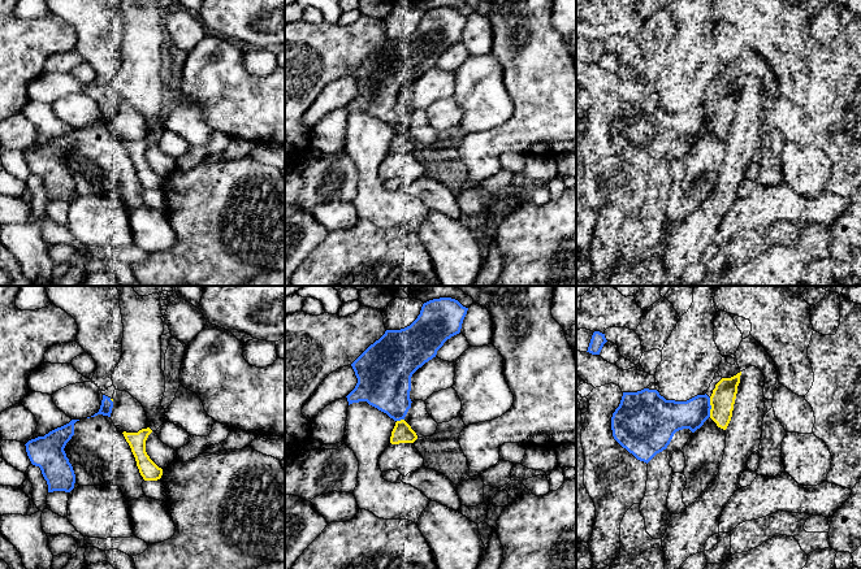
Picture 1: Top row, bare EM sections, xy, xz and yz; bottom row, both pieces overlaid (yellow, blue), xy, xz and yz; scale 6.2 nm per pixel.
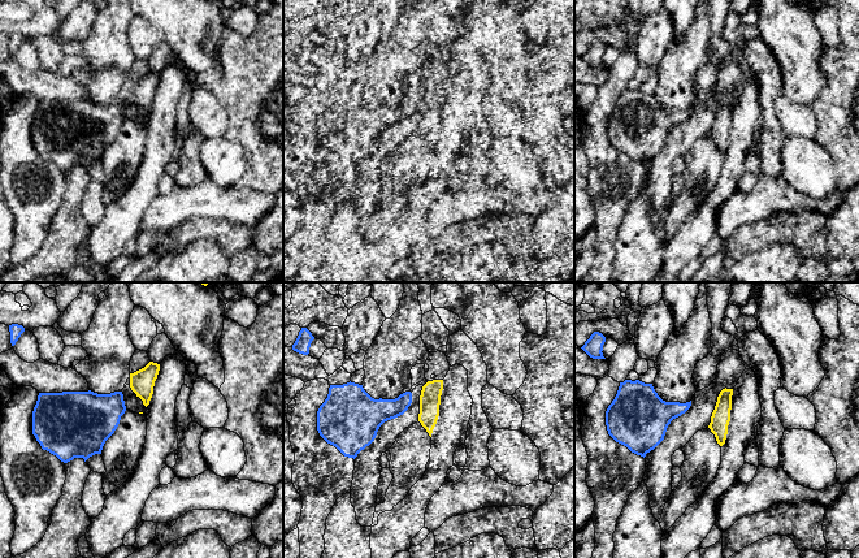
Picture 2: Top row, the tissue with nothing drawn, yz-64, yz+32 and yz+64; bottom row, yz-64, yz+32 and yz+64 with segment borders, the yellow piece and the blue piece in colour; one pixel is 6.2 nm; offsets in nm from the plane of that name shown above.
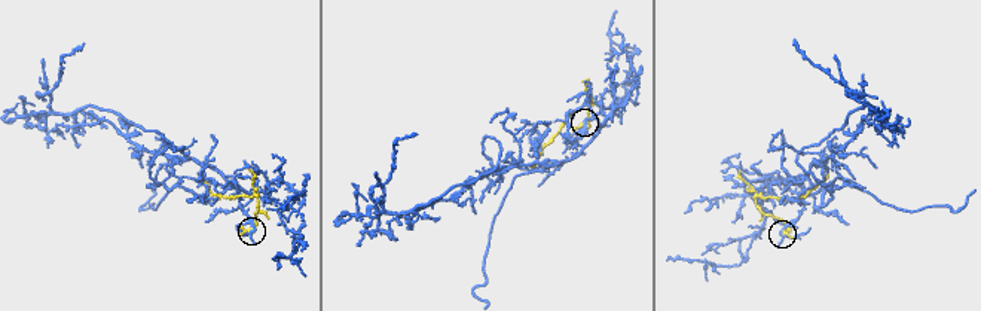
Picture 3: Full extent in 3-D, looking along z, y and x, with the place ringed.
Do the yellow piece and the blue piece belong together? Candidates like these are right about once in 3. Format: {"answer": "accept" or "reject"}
{"answer": "reject"}

